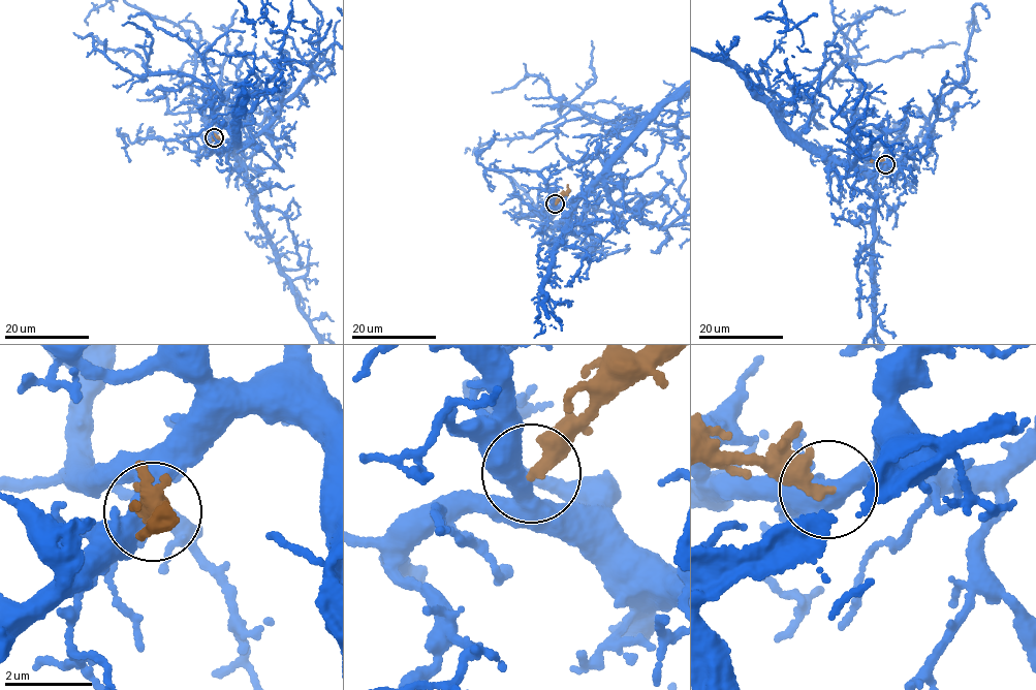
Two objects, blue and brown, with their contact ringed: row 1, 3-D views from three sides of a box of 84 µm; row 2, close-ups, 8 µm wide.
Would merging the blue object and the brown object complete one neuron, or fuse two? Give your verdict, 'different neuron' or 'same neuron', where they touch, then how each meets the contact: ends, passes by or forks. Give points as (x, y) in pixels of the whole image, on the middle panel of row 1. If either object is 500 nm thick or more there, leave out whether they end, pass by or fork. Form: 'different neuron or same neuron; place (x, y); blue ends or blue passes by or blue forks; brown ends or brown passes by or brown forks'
same neuron; place (555, 204); blue passes by; brown passes by

